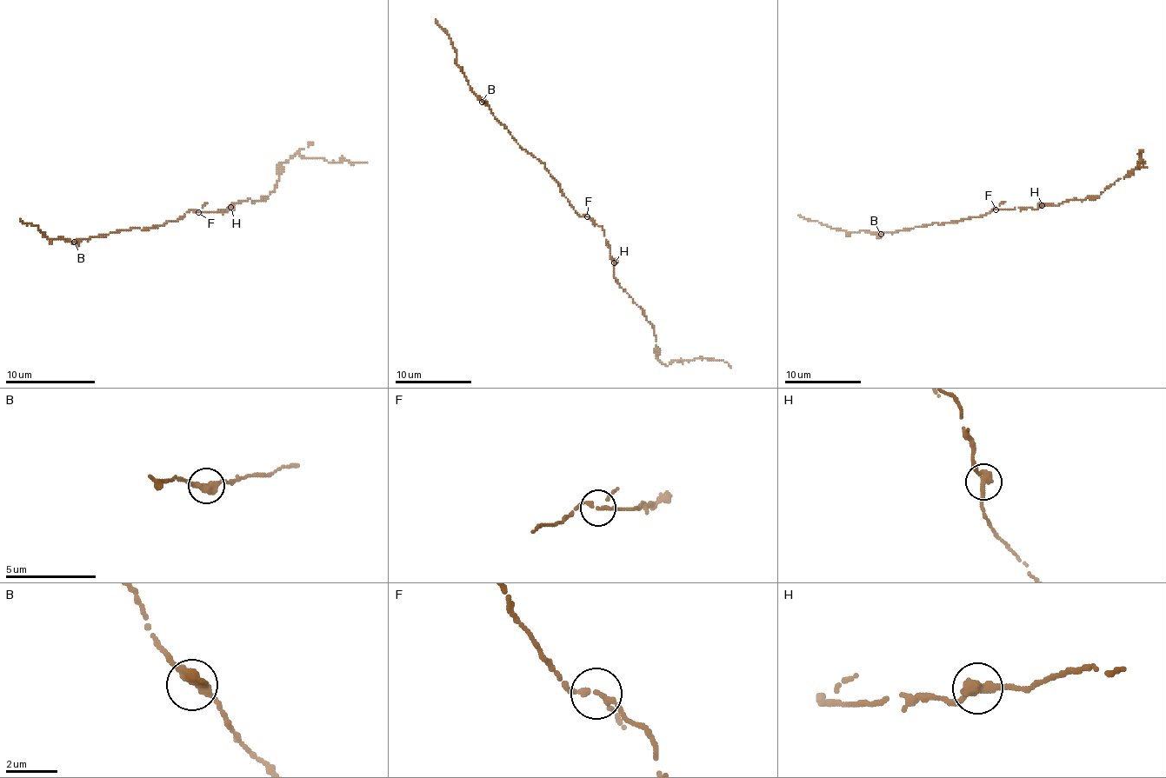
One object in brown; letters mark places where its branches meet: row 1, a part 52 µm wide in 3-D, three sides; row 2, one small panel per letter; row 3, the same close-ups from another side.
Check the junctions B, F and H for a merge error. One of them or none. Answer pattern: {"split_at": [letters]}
{"split_at": []}

